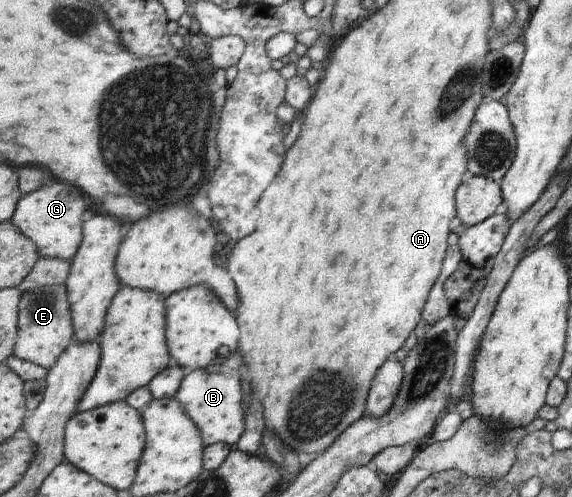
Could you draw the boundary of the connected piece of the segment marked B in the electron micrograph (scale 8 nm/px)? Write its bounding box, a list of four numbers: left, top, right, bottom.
[175,365,245,471]

